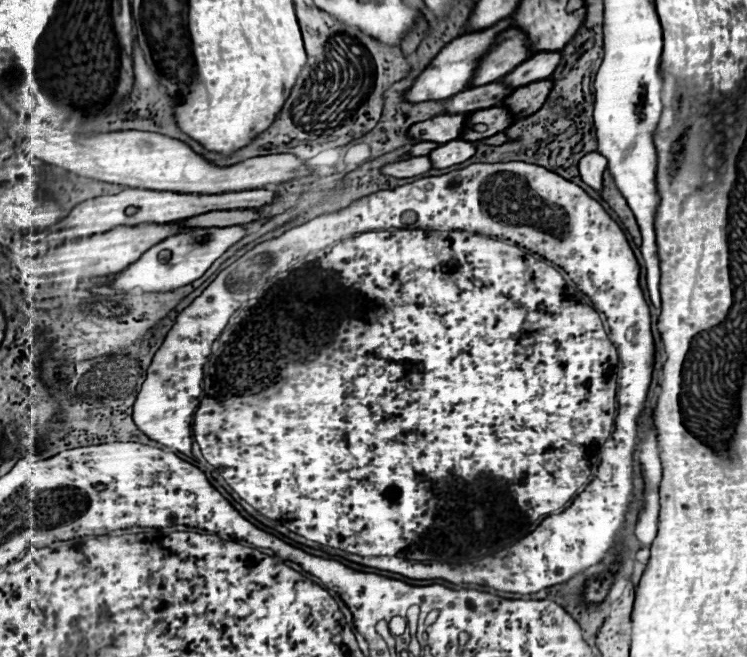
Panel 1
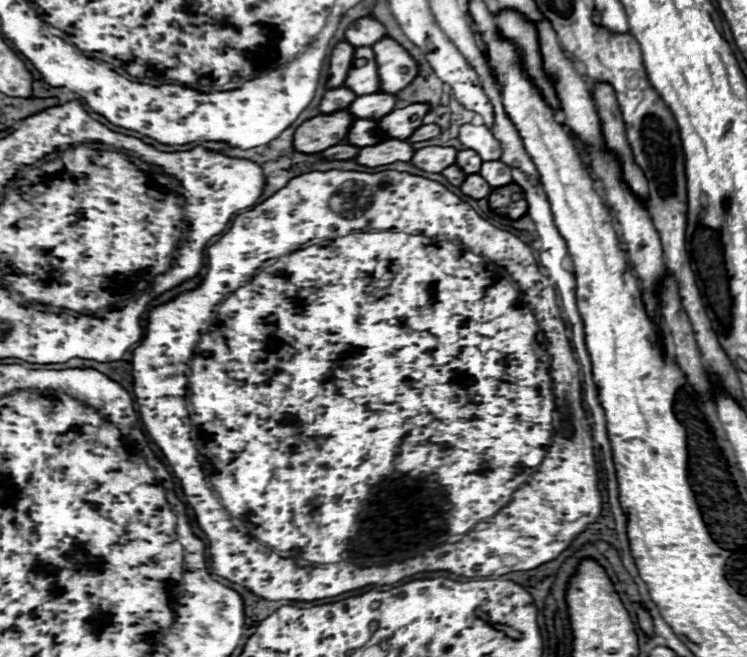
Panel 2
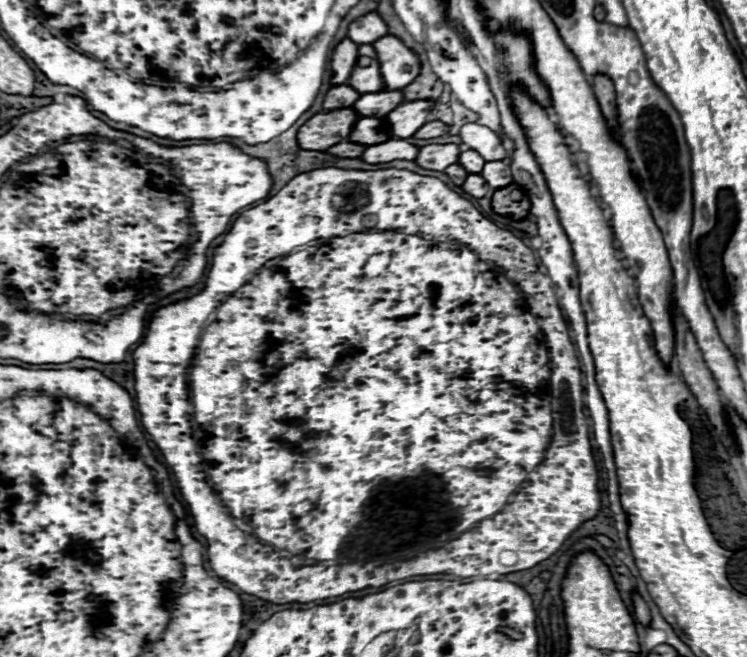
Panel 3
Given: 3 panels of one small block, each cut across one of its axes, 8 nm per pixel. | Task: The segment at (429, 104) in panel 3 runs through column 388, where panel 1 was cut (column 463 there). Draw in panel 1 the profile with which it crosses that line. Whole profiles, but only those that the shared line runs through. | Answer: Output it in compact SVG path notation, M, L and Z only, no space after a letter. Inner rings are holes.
M440 114L440 116L434 116L432 120L414 124L410 128L410 136L416 142L428 140L428 142L436 142L436 144L446 144L450 140L460 138L460 132L464 132L464 120L468 120L468 116Z

